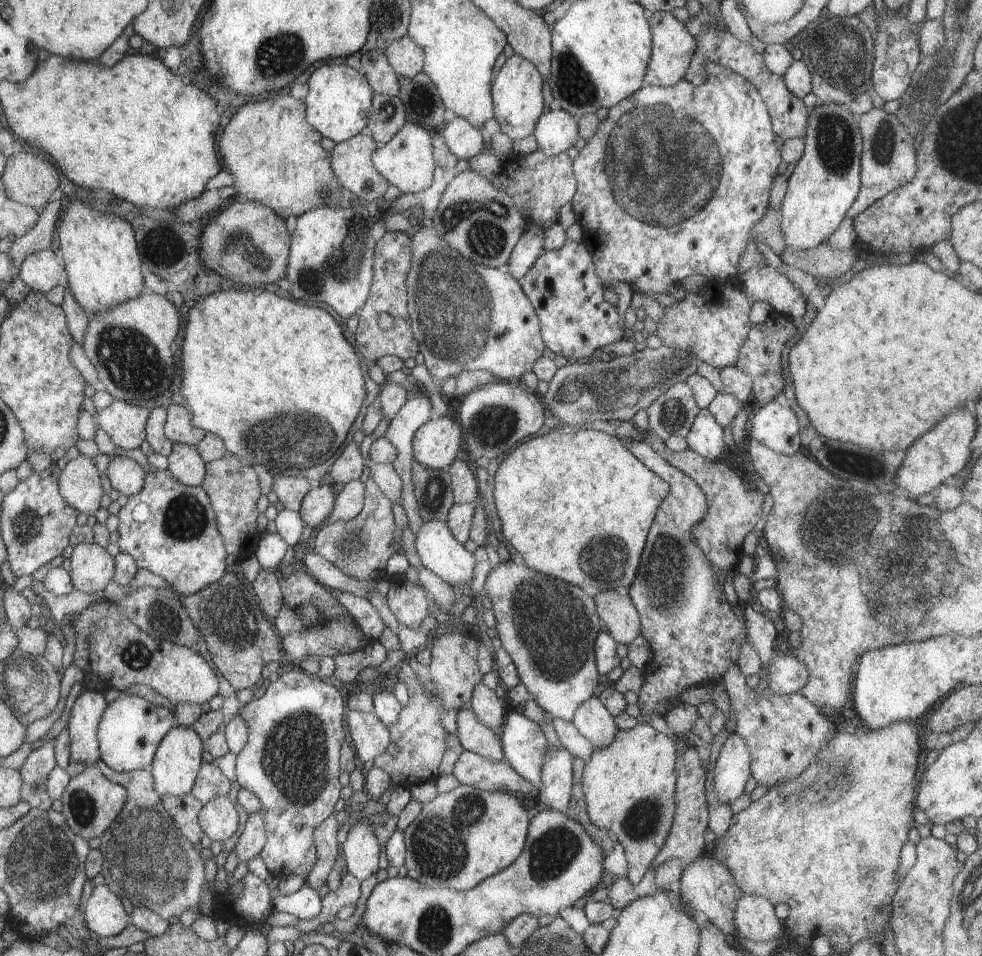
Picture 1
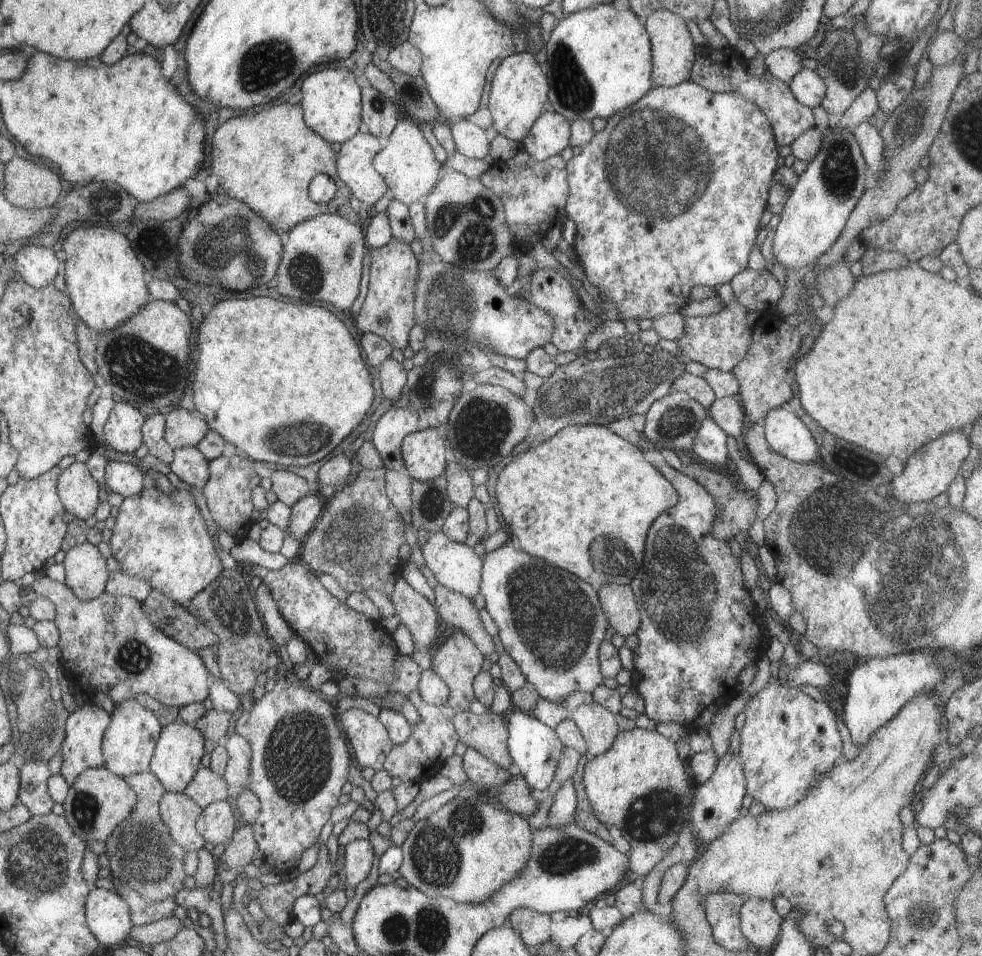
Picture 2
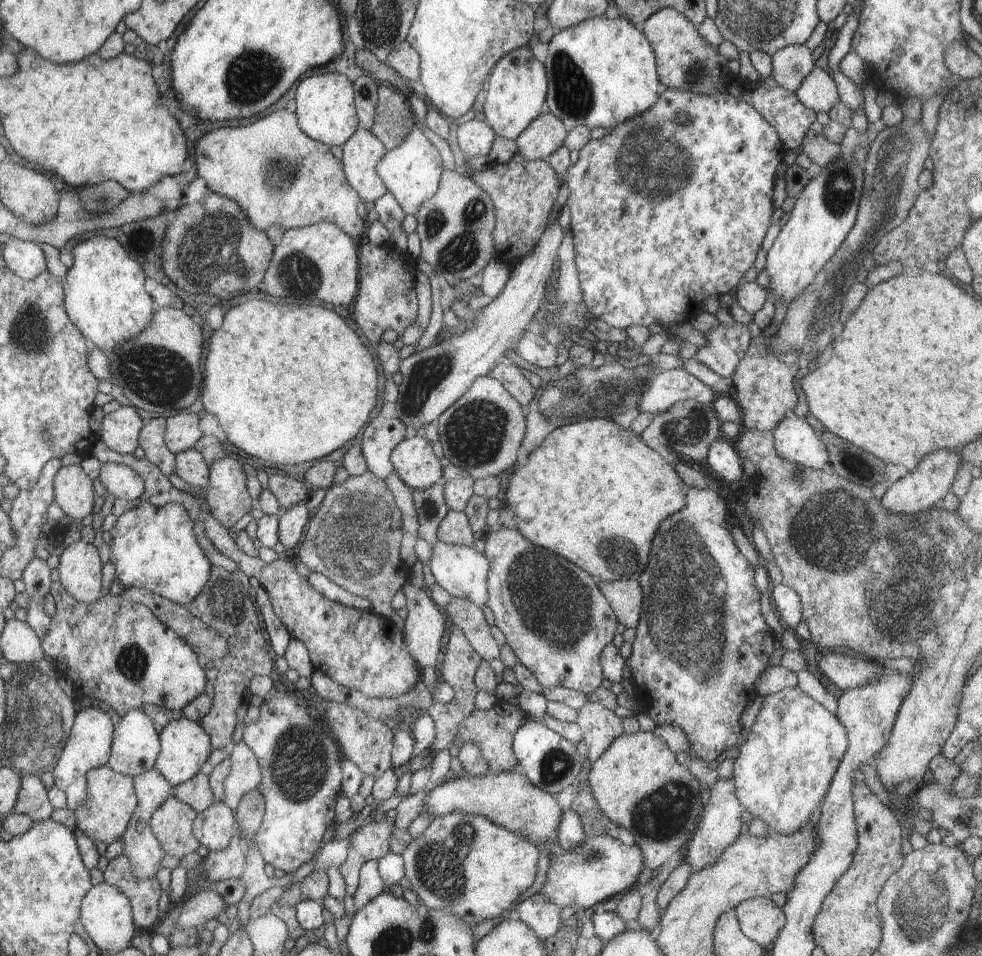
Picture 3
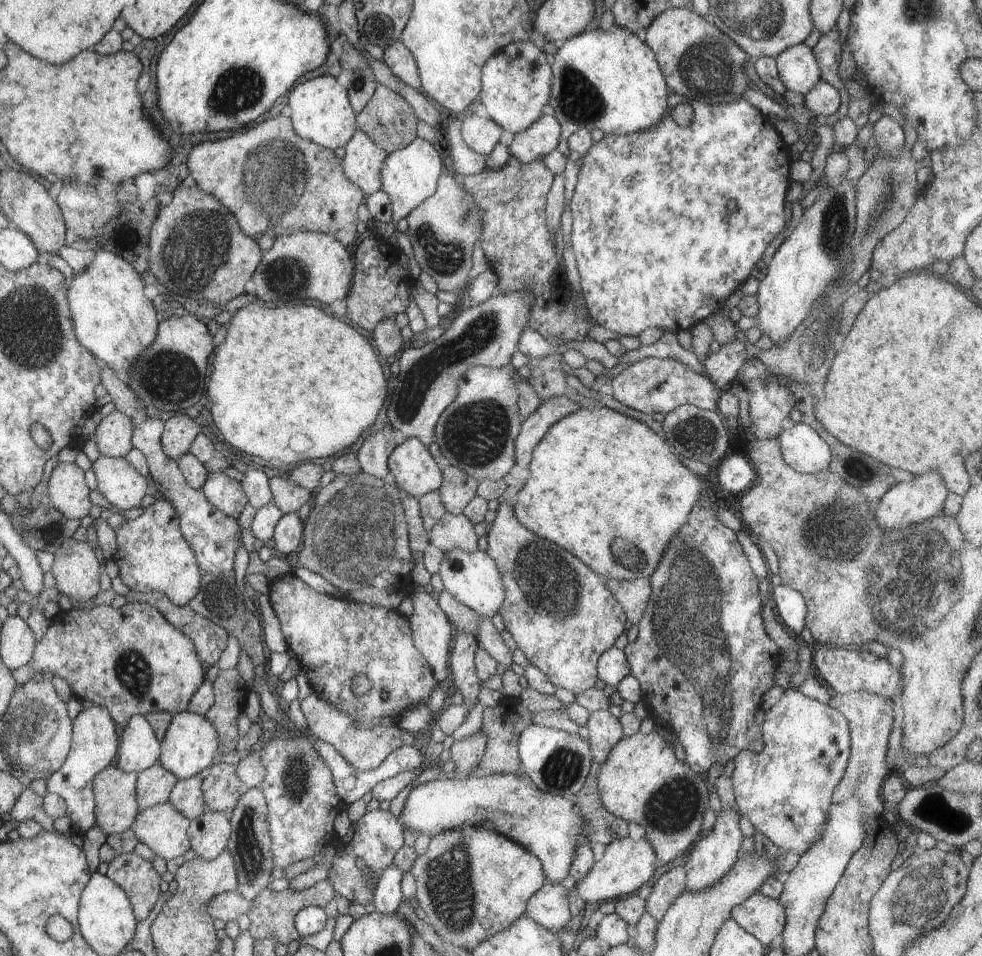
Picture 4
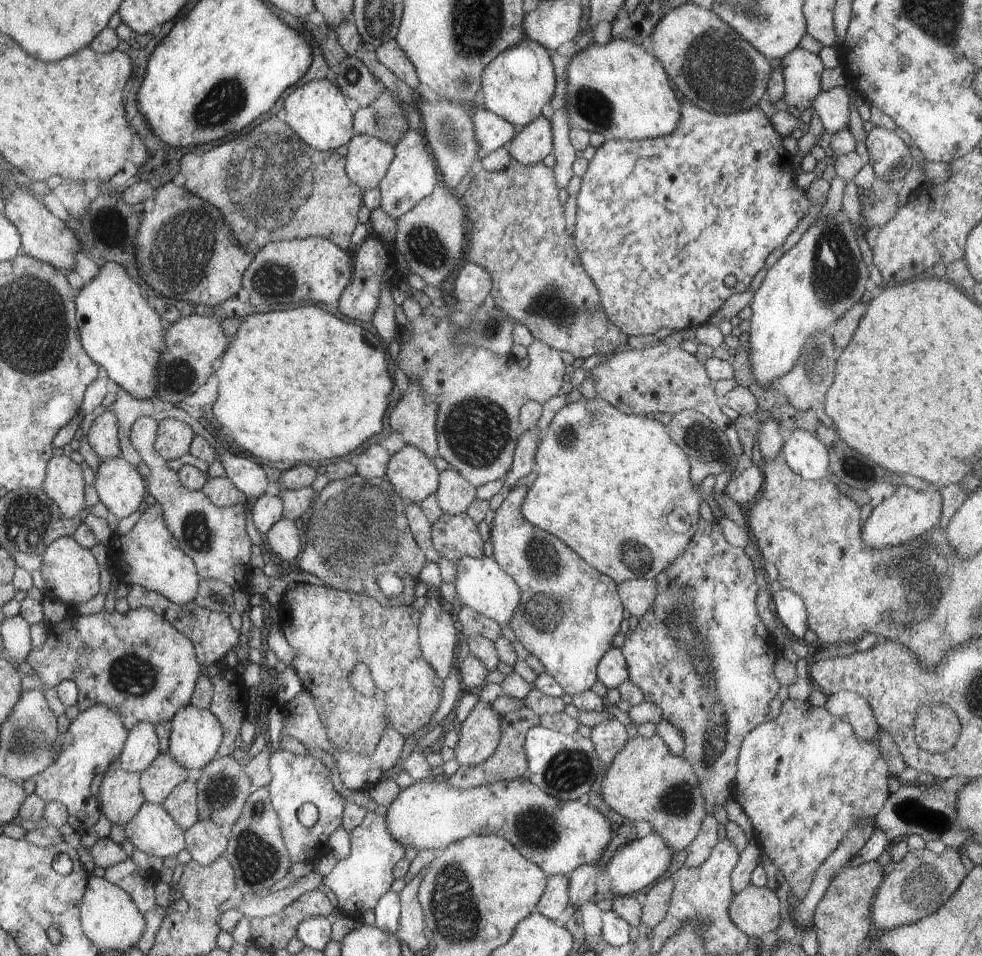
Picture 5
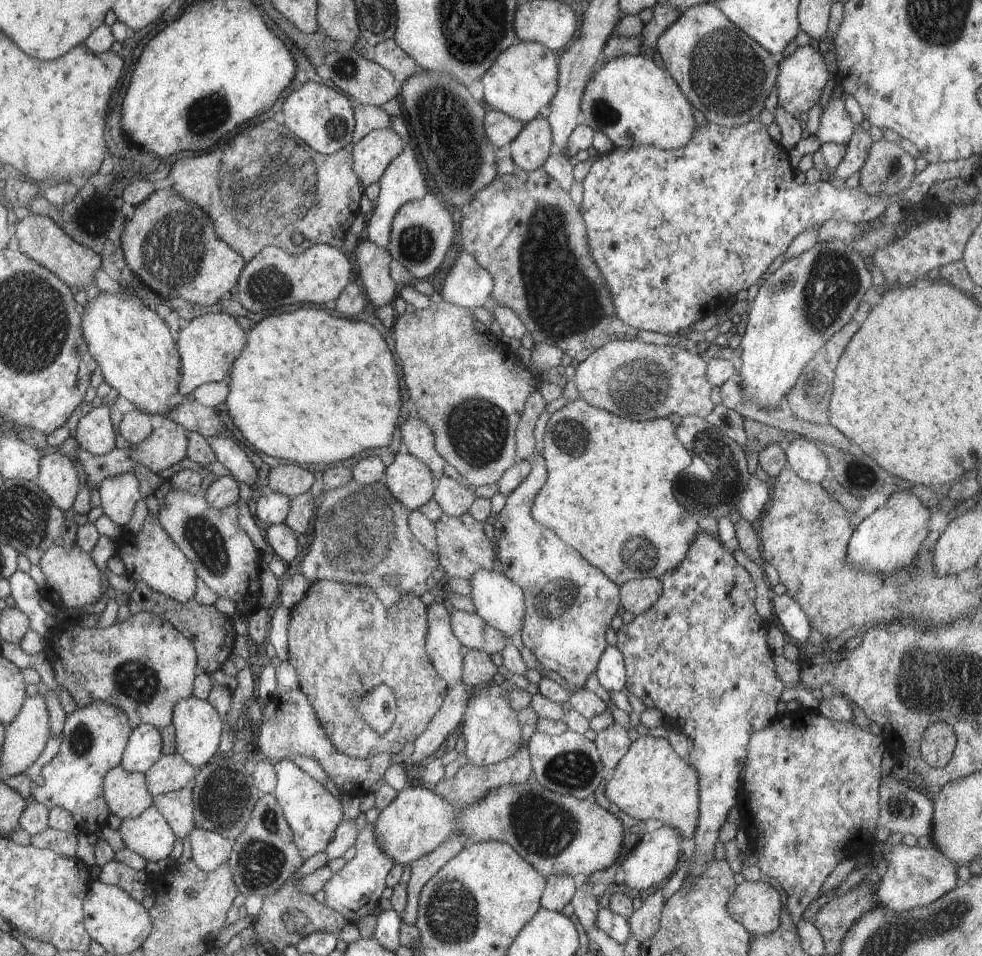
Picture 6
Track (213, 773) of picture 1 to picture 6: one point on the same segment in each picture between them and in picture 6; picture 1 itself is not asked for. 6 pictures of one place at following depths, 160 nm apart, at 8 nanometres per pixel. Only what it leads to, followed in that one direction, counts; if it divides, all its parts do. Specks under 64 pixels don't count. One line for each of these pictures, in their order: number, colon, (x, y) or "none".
2: (207, 787)
3: (196, 792)
4: (187, 796)
5: (182, 804)
6: (178, 808)

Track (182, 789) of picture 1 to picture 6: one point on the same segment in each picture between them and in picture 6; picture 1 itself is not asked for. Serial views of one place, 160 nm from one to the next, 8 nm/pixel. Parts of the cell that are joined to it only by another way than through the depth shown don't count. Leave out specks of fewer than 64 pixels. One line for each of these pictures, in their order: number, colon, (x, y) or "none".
2: (177, 754)
3: (185, 744)
4: (190, 743)
5: (196, 734)
6: (198, 727)

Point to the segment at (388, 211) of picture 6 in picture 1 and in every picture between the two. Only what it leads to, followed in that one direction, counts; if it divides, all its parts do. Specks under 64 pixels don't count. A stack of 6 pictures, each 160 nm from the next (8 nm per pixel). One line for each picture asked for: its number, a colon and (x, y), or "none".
1: (407, 161)
2: (407, 163)
3: (412, 172)
4: (409, 175)
5: (411, 176)

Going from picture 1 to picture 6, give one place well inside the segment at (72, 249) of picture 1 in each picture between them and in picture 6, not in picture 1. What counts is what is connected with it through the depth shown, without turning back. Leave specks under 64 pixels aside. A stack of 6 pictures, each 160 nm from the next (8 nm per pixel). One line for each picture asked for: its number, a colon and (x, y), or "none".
2: (105, 282)
3: (105, 297)
4: (113, 320)
5: (120, 331)
6: (138, 357)

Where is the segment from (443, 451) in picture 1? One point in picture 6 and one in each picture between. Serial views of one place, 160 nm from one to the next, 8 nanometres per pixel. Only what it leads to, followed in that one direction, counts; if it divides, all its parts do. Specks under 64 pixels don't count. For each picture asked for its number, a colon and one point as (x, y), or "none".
2: (423, 451)
3: (413, 459)
4: (414, 470)
5: (414, 477)
6: (409, 479)

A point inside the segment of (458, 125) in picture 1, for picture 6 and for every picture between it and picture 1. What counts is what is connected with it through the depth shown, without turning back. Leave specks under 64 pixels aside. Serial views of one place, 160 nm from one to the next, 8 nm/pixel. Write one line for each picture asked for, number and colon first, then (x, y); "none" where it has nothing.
2: (470, 139)
3: (475, 138)
4: (482, 134)
5: (492, 131)
6: (501, 129)

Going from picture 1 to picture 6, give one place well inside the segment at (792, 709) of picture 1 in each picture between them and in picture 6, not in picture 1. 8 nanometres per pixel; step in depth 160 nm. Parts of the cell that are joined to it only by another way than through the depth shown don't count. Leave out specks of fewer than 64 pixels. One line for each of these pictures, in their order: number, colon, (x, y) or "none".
2: (789, 740)
3: (785, 768)
4: (785, 790)
5: (804, 779)
6: (811, 785)

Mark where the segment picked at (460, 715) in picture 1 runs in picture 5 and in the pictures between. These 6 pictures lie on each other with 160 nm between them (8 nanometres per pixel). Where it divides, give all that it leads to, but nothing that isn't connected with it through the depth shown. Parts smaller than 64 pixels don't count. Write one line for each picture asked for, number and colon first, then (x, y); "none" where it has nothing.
2: (488, 733)
3: (493, 729)
4: (503, 723)
5: (509, 762)

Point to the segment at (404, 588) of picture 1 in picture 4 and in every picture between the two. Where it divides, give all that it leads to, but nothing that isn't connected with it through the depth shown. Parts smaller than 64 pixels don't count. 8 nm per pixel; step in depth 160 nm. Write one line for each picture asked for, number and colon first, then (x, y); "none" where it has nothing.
2: (416, 612)
3: (423, 629)
4: (432, 630)

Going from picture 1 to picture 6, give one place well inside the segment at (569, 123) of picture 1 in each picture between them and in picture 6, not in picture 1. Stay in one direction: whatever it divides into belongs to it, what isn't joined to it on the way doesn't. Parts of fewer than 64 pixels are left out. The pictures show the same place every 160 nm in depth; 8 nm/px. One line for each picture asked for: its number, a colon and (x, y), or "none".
2: (550, 134)
3: (543, 136)
4: (539, 139)
5: (533, 143)
6: (533, 146)

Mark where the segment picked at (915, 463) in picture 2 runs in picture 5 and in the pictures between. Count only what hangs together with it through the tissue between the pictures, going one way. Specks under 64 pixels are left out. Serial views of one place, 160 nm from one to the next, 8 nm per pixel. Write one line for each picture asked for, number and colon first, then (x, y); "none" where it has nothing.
3: (924, 488)
4: (905, 504)
5: (908, 513)

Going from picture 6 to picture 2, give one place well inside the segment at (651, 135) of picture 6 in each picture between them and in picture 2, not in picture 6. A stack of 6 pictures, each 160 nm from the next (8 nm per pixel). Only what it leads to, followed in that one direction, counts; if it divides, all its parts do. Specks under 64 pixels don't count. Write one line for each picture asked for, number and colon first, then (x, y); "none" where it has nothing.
2: (599, 61)
3: (601, 72)
4: (609, 79)
5: (619, 90)

